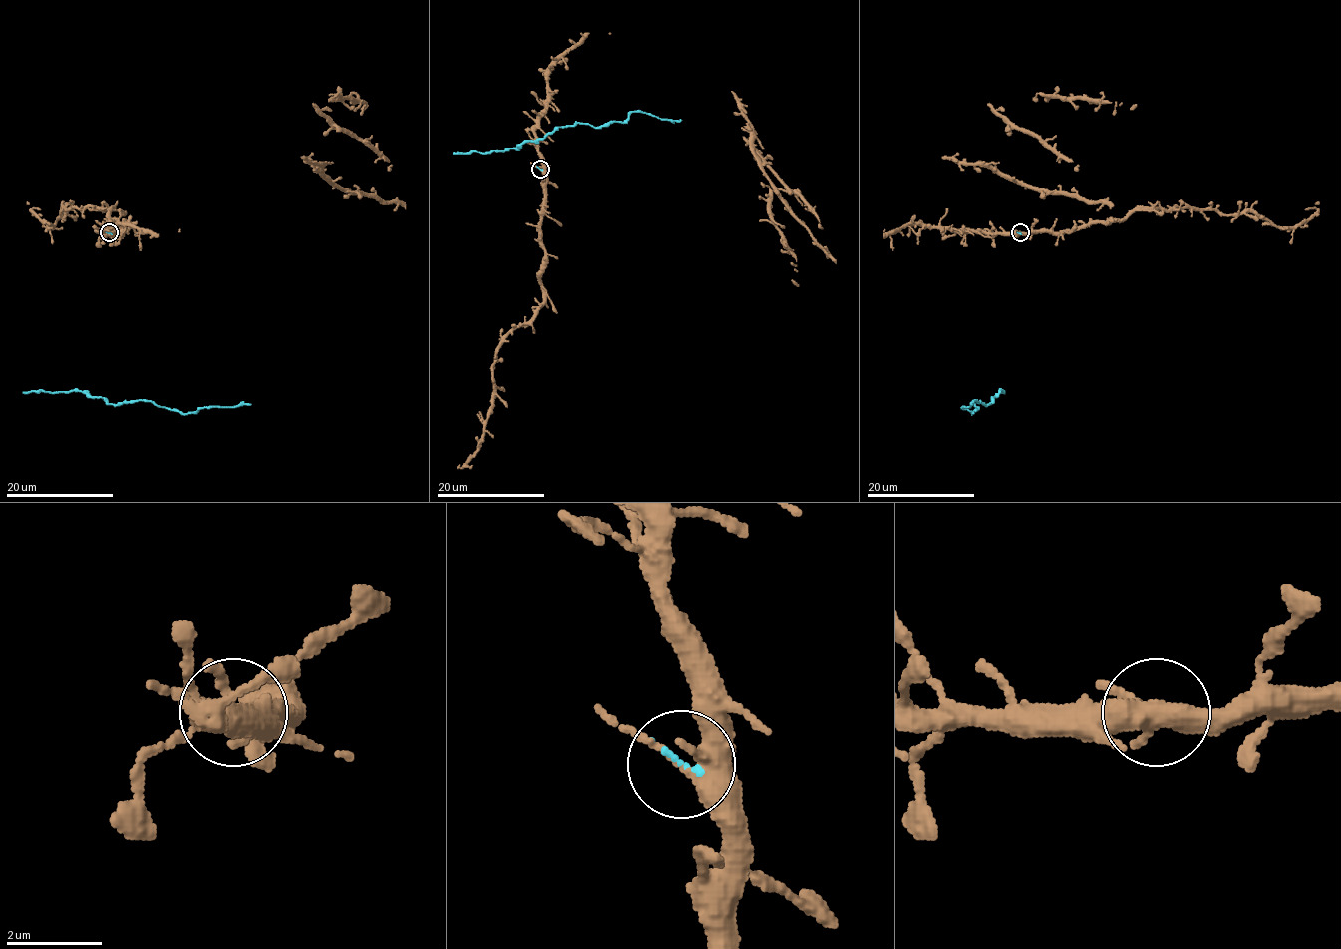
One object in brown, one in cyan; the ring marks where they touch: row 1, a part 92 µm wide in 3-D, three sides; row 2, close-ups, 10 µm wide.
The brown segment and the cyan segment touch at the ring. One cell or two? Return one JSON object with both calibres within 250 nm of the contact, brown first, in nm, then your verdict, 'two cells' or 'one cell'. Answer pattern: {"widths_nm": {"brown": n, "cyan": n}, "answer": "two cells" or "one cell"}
{"widths_nm": {"brown": 320, "cyan": 80}, "answer": "one cell"}

